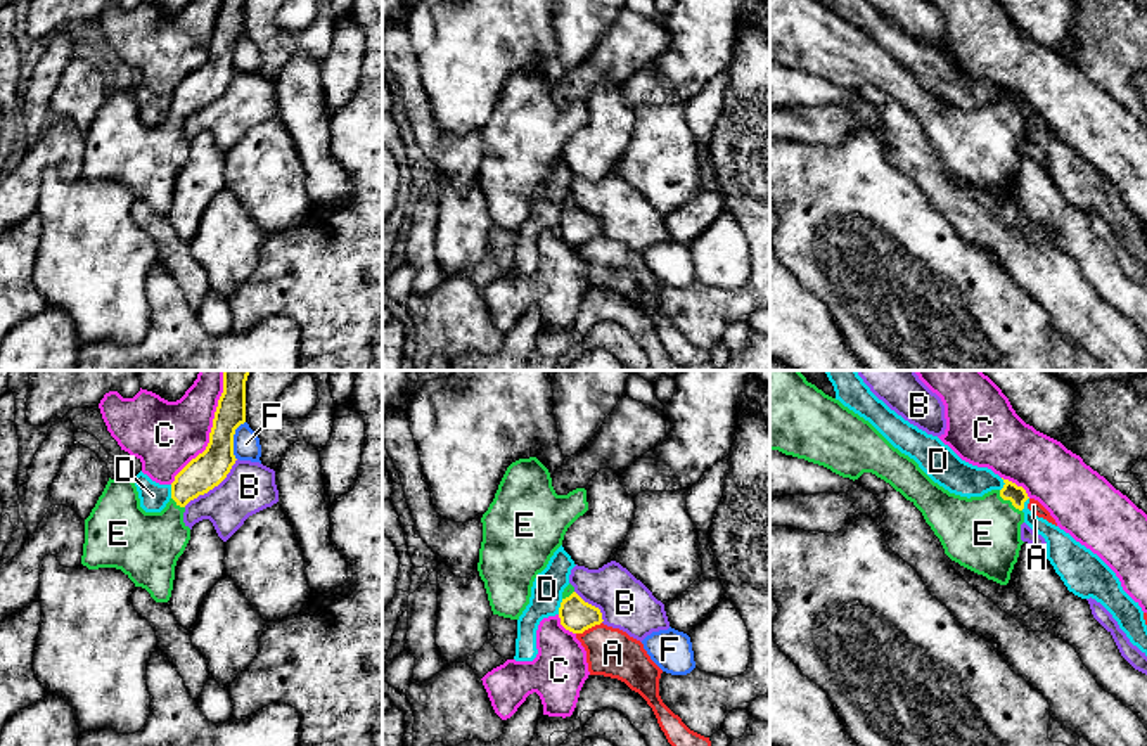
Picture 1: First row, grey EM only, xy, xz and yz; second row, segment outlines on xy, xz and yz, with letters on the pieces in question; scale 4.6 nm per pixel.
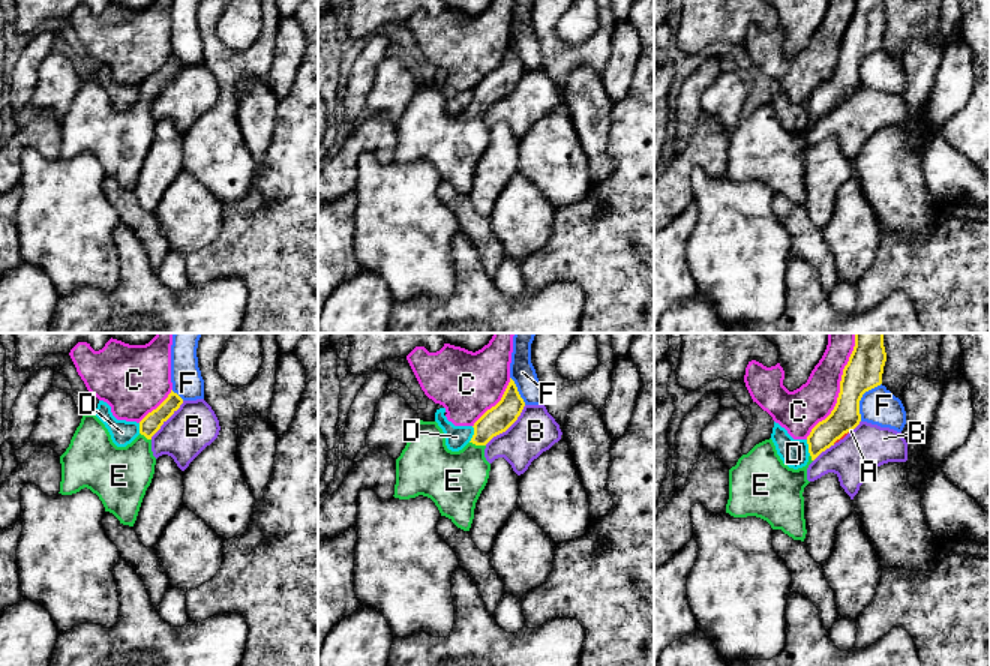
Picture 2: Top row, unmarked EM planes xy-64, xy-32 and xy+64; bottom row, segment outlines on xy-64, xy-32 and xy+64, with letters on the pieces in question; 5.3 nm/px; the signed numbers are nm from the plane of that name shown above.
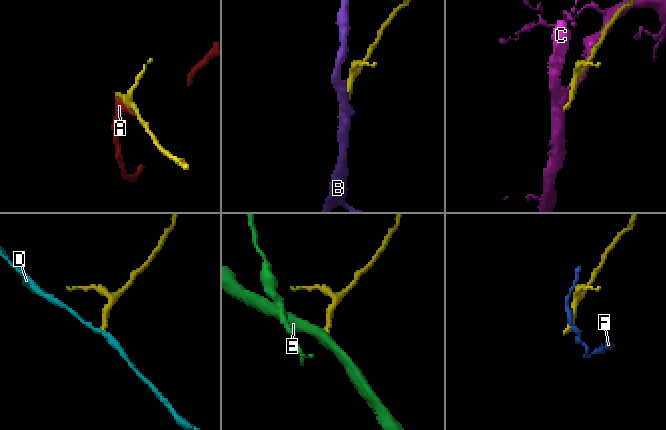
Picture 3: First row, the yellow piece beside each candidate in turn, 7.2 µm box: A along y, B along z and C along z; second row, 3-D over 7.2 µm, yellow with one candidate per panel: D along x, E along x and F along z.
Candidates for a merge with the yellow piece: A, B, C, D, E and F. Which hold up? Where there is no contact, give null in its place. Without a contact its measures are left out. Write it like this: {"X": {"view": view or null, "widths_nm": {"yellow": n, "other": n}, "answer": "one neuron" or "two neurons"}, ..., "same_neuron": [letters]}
{"A": {"view": "xz", "widths_nm": {"yellow": 150, "other": 220}, "answer": "two neurons"}, "B": {"view": "xy", "widths_nm": {"yellow": 170, "other": 240}, "answer": "two neurons"}, "C": {"view": "xy", "widths_nm": {"yellow": 170, "other": 320}, "answer": "two neurons"}, "D": {"view": "xz", "widths_nm": {"yellow": 150, "other": 150}, "answer": "two neurons"}, "E": {"view": "yz", "widths_nm": {"yellow": 90, "other": 360}, "answer": "one neuron"}, "F": {"view": "xy", "widths_nm": {"yellow": 170, "other": 130}, "answer": "two neurons"}, "same_neuron": ["E"]}

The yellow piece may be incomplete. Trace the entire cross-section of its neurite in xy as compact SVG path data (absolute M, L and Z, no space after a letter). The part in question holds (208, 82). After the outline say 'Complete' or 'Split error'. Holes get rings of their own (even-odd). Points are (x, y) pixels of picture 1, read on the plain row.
M223 0L209 55L175 88L171 111L161 125L140 119L133 90L109 90L85 132L81 177L88 182L121 182L156 215L168 215L176 173L190 152L190 140L183 135L185 118L227 90L237 73L234 47L244 35L246 0Z. Split error

